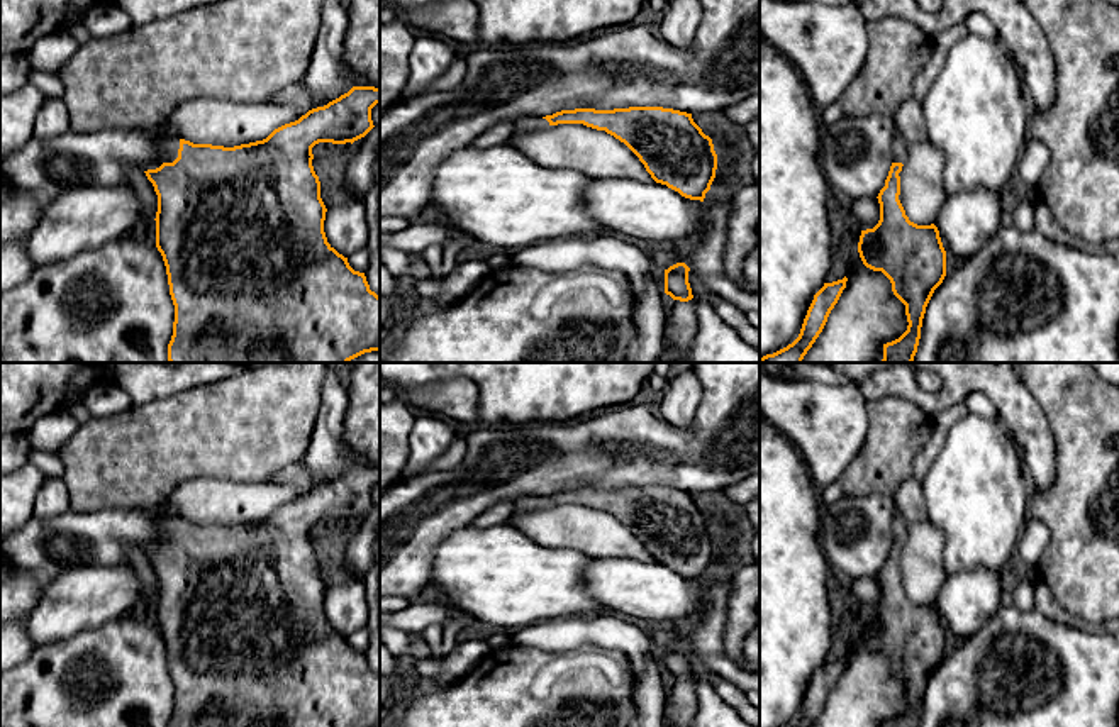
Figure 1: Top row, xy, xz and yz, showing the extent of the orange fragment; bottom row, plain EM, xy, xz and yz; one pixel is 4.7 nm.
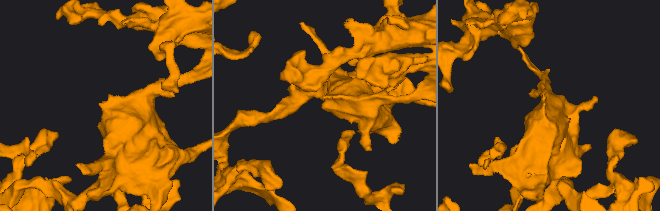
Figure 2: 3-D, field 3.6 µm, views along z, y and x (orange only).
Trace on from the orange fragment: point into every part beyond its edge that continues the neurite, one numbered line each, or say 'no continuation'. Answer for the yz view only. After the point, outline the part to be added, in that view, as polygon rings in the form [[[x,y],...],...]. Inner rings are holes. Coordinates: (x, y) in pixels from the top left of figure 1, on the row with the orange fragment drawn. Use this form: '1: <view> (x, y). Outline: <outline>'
1: yz (899, 144). Outline: [[[895,132],[892,139],[892,163],[905,163],[909,142]]]

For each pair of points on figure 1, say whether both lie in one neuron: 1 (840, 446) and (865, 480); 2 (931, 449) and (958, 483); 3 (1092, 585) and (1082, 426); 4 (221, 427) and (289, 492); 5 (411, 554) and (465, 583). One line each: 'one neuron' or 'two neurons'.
1: two neurons
2: two neurons
3: one neuron
4: two neurons
5: two neurons

